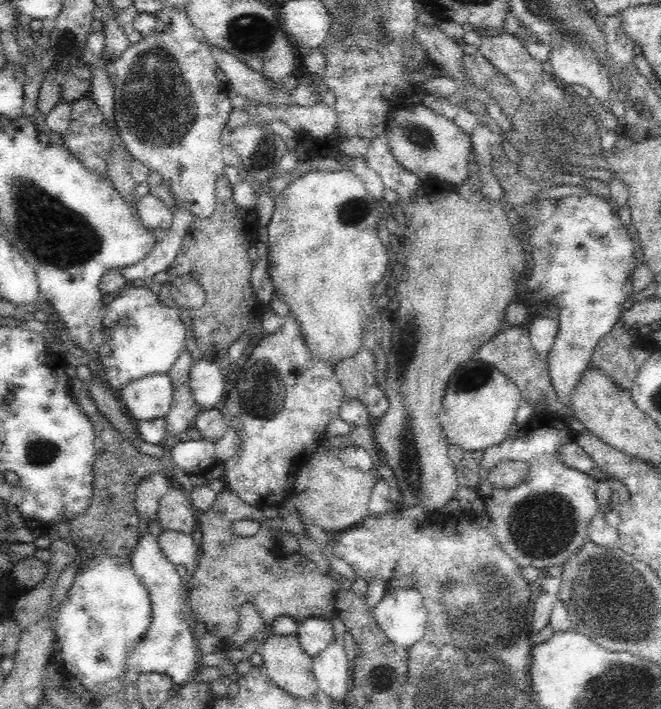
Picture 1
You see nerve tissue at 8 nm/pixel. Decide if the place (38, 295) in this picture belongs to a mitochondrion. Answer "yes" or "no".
no

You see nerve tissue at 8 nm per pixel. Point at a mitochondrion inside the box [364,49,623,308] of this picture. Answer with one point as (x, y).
(552, 114)

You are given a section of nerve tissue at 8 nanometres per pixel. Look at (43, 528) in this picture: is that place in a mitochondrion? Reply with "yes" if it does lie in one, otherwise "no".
no

